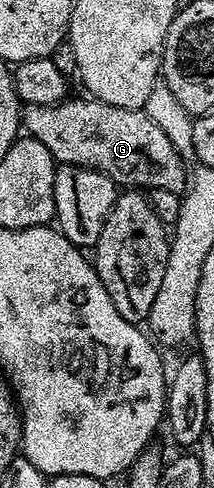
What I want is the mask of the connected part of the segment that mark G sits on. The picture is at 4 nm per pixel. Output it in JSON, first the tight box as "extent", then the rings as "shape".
{"extent":[20,97,188,192],"shape":[[[67,97],[61,103],[52,105],[25,104],[20,111],[20,123],[29,138],[40,141],[55,161],[71,167],[90,167],[93,171],[103,171],[115,184],[126,189],[159,187],[162,191],[185,192],[188,186],[188,167],[182,164],[183,156],[168,141],[168,133],[147,117],[145,110],[113,107],[93,97],[73,99]]]}

